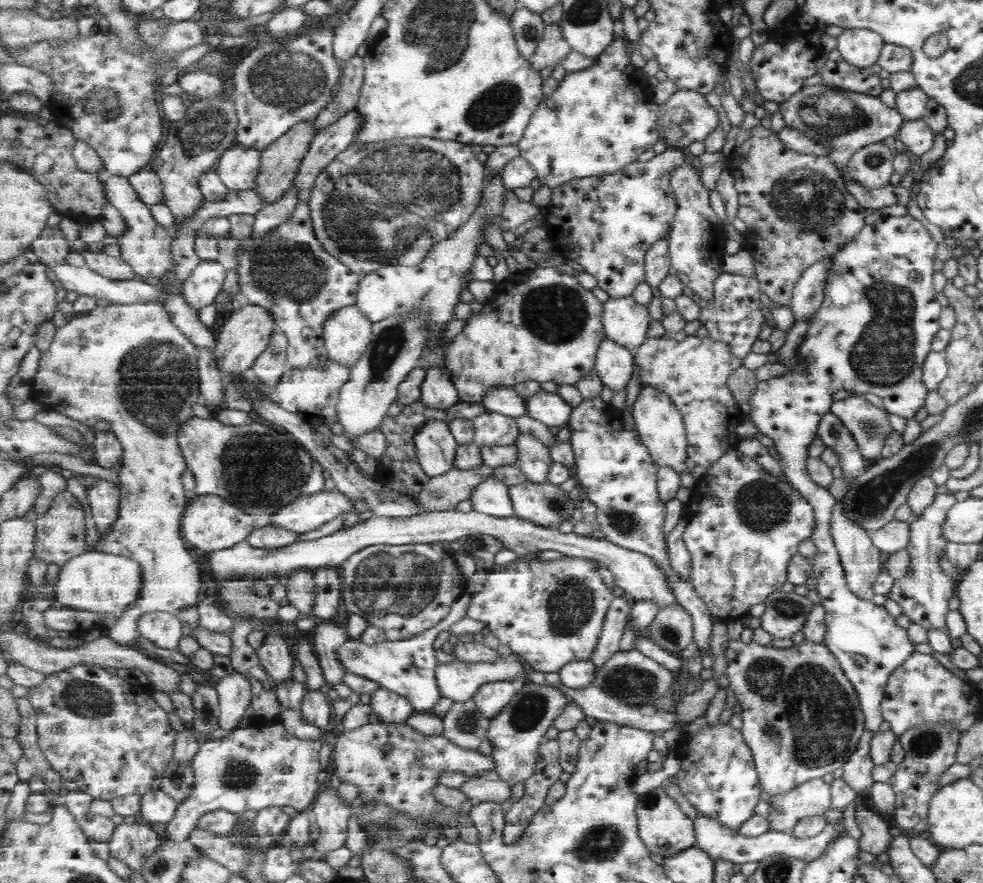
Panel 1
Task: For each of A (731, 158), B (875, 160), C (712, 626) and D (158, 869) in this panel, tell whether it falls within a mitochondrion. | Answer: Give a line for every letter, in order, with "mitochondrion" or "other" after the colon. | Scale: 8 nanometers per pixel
A: other
B: mitochondrion
C: other
D: mitochondrion

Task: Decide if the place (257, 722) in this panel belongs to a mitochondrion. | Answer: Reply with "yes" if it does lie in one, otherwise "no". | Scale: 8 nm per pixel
no

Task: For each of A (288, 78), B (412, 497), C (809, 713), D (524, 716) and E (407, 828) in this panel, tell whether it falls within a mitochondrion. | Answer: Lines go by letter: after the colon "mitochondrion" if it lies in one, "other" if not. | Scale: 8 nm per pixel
A: mitochondrion
B: other
C: mitochondrion
D: mitochondrion
E: mitochondrion

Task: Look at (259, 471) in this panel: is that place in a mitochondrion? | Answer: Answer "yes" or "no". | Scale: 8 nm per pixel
yes

